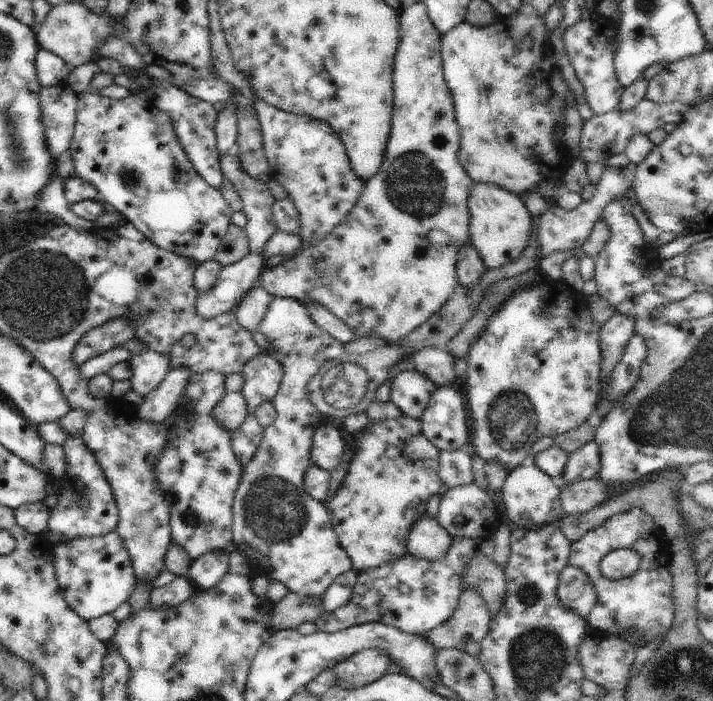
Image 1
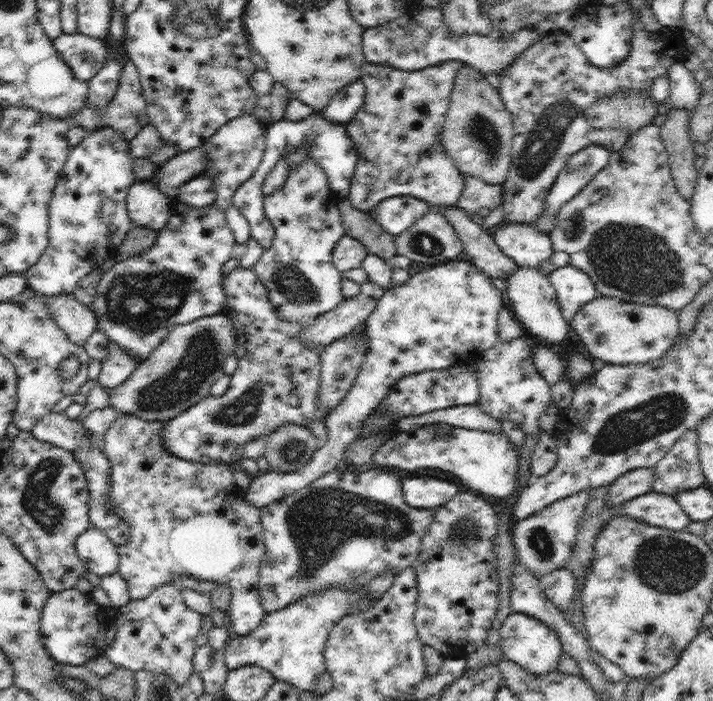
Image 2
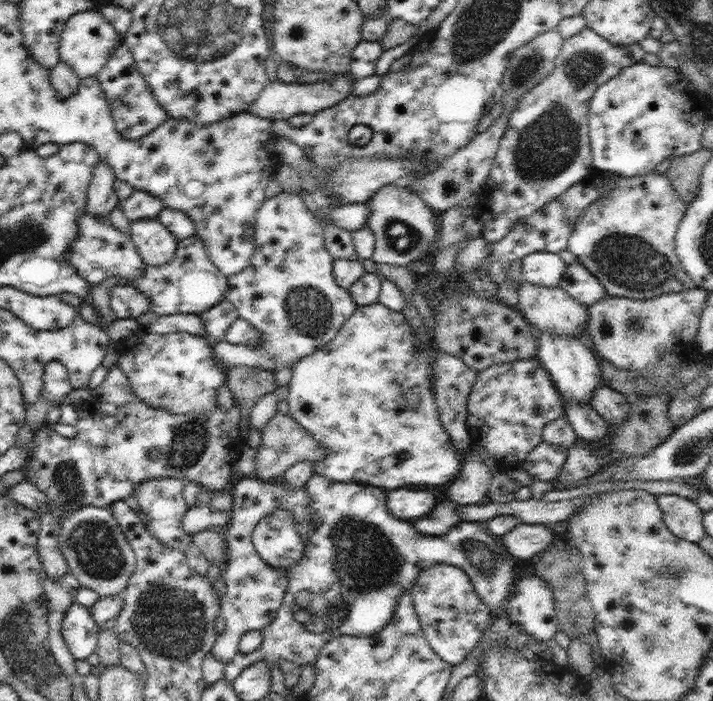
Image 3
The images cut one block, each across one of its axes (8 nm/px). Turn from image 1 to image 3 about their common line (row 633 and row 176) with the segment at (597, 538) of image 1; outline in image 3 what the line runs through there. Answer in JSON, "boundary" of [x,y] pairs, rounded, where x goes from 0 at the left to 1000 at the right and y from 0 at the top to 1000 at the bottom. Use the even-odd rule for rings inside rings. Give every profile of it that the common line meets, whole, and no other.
{"boundary":[[[933,247],[877,252],[850,248],[850,275],[825,292],[806,315],[797,354],[811,375],[820,379],[847,408],[853,421],[906,428],[931,418],[950,418],[976,411],[976,404],[962,389],[947,358],[947,334],[958,312],[964,292]]]}

